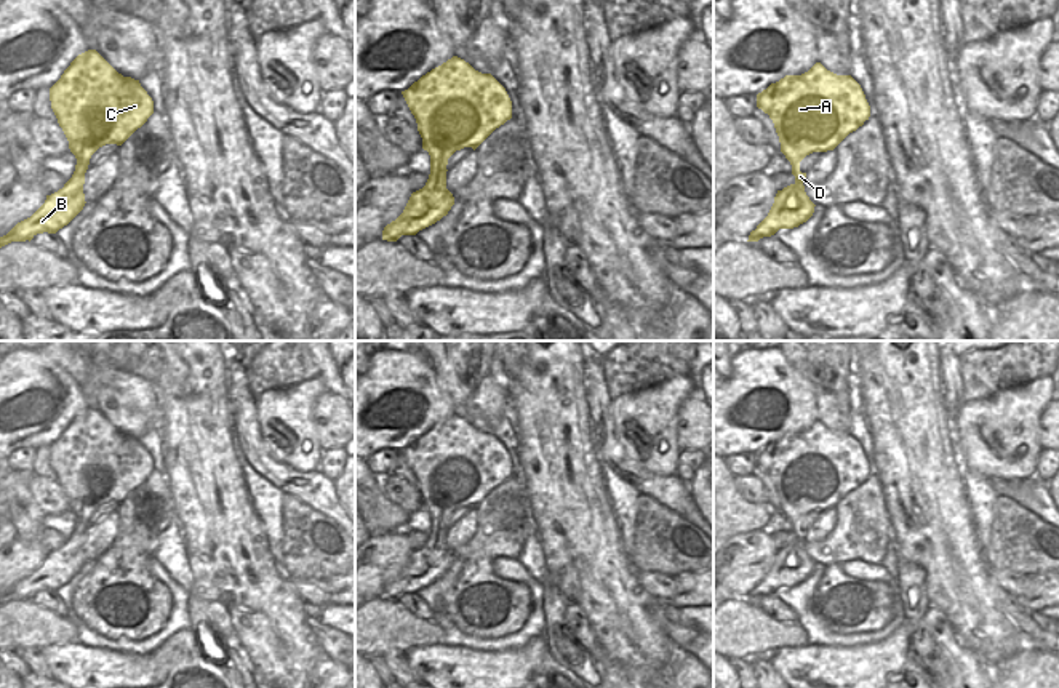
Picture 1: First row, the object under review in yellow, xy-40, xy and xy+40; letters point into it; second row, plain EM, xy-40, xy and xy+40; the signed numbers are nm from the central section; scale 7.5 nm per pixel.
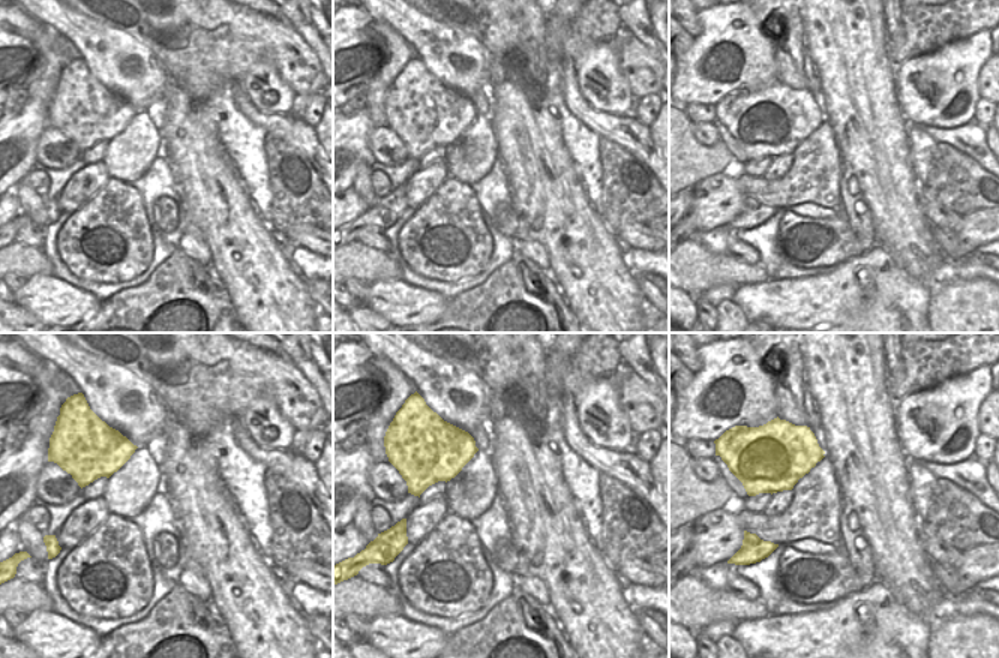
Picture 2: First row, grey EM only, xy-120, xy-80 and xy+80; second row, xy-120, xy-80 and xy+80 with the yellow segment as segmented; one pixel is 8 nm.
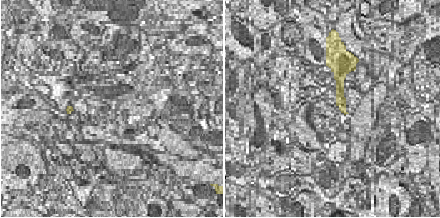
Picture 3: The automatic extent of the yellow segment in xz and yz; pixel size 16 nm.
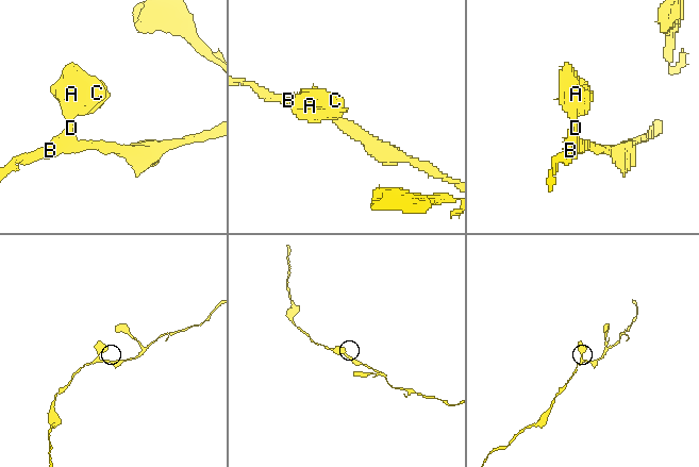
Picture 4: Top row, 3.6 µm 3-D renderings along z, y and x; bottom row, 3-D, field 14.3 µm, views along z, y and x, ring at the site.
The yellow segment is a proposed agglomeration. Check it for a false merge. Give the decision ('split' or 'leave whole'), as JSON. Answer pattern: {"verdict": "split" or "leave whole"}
{"verdict": "leave whole"}

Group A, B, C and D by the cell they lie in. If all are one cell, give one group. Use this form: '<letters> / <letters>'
A B C D

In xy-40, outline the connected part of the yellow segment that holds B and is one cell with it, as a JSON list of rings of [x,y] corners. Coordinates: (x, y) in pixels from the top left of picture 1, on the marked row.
[[[96,50],[78,54],[50,88],[51,109],[62,128],[69,149],[77,158],[72,178],[58,192],[46,195],[45,203],[27,219],[0,237],[0,248],[11,242],[32,240],[37,234],[56,234],[85,206],[85,173],[91,155],[106,144],[122,146],[154,114],[154,101],[139,80],[118,74]]]

